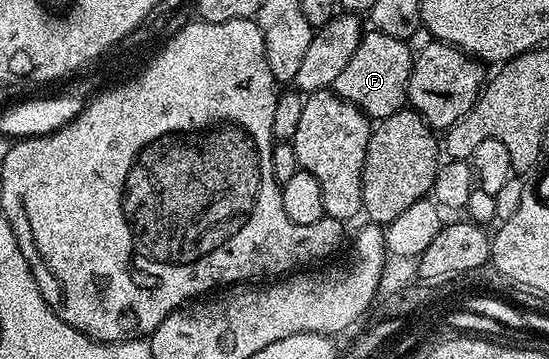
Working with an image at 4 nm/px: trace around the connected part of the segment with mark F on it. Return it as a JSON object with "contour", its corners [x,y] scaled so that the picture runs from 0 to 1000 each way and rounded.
{"contour":[[[668,84],[643,162],[636,162],[636,184],[628,184],[628,195],[621,195],[614,214],[607,253],[625,279],[650,292],[678,337],[689,340],[741,290],[741,242],[750,187],[752,153],[740,111]]]}

